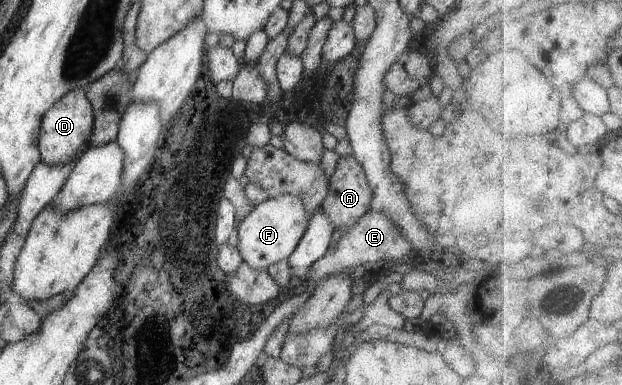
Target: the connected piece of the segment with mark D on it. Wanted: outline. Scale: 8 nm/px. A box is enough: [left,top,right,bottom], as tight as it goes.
[38,89,94,166]

